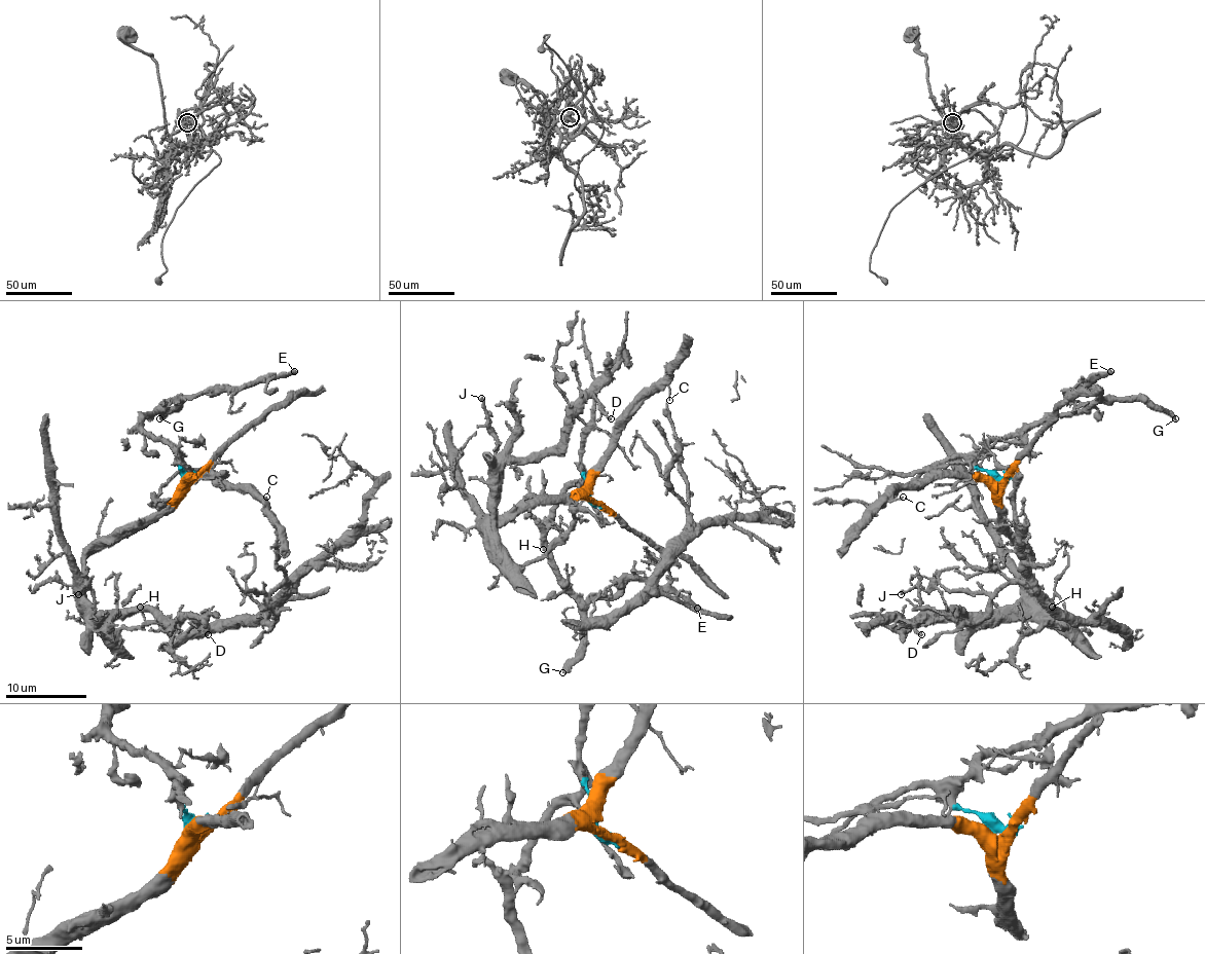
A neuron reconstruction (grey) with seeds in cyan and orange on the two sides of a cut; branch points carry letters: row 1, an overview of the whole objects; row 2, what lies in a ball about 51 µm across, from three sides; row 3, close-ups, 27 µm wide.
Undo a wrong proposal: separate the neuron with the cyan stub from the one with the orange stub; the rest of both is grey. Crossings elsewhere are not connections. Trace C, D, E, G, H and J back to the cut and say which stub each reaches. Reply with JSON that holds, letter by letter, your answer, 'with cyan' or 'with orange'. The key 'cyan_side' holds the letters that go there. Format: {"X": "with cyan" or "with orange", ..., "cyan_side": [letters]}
{"C": "with orange", "D": "with orange", "E": "with cyan", "G": "with cyan", "H": "with orange", "J": "with orange", "cyan_side": ["E", "G"]}

